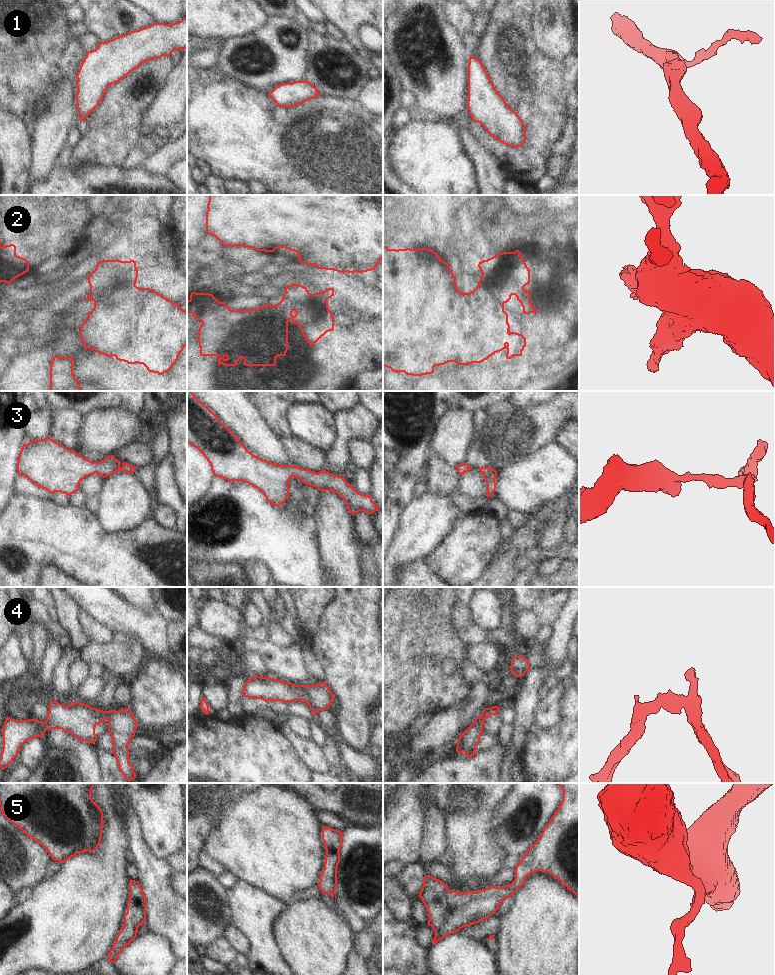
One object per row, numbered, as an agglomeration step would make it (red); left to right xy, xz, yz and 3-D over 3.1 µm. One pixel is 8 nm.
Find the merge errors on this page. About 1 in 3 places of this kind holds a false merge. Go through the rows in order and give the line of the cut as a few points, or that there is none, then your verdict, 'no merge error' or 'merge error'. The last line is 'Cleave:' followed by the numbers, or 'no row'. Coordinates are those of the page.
1: cut none; no merge error
2: cut xy (135, 266), (128, 275), (117, 278), (107, 296), (94, 307); merge error
3: cut none; no merge error
4: cut xz (304, 686), (305, 700); merge error
5: cut none; no merge error
Cleave: 2, 4

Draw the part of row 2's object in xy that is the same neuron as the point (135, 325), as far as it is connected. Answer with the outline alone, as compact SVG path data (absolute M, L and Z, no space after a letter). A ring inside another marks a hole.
M137 267L132 268L129 276L121 277L116 279L113 283L111 289L107 294L107 298L98 304L93 310L88 314L85 321L80 327L80 337L82 339L85 349L94 349L97 353L106 355L108 357L115 356L117 360L127 362L128 364L143 364L149 372L158 373L162 375L172 368L172 366L177 362L180 353L183 351L184 347L187 345L187 312L180 308L180 305L176 302L173 303L171 300L165 298L161 294L158 294L155 289L149 288L139 288L137 287L136 281L138 278Z

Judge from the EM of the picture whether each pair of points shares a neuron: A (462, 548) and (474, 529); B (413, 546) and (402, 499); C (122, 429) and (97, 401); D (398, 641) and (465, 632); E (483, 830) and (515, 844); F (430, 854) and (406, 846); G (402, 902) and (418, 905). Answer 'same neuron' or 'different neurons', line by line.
A: same neuron
B: different neurons
C: different neurons
D: different neurons
E: different neurons
F: different neurons
G: different neurons

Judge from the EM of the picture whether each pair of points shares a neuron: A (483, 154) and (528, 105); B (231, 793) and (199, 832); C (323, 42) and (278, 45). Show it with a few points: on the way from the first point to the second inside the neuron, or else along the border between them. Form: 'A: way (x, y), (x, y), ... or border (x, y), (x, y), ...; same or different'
A: border (471, 132), (503, 166); different
B: way (222, 803), (206, 822); same
C: border (310, 31), (308, 66); different

